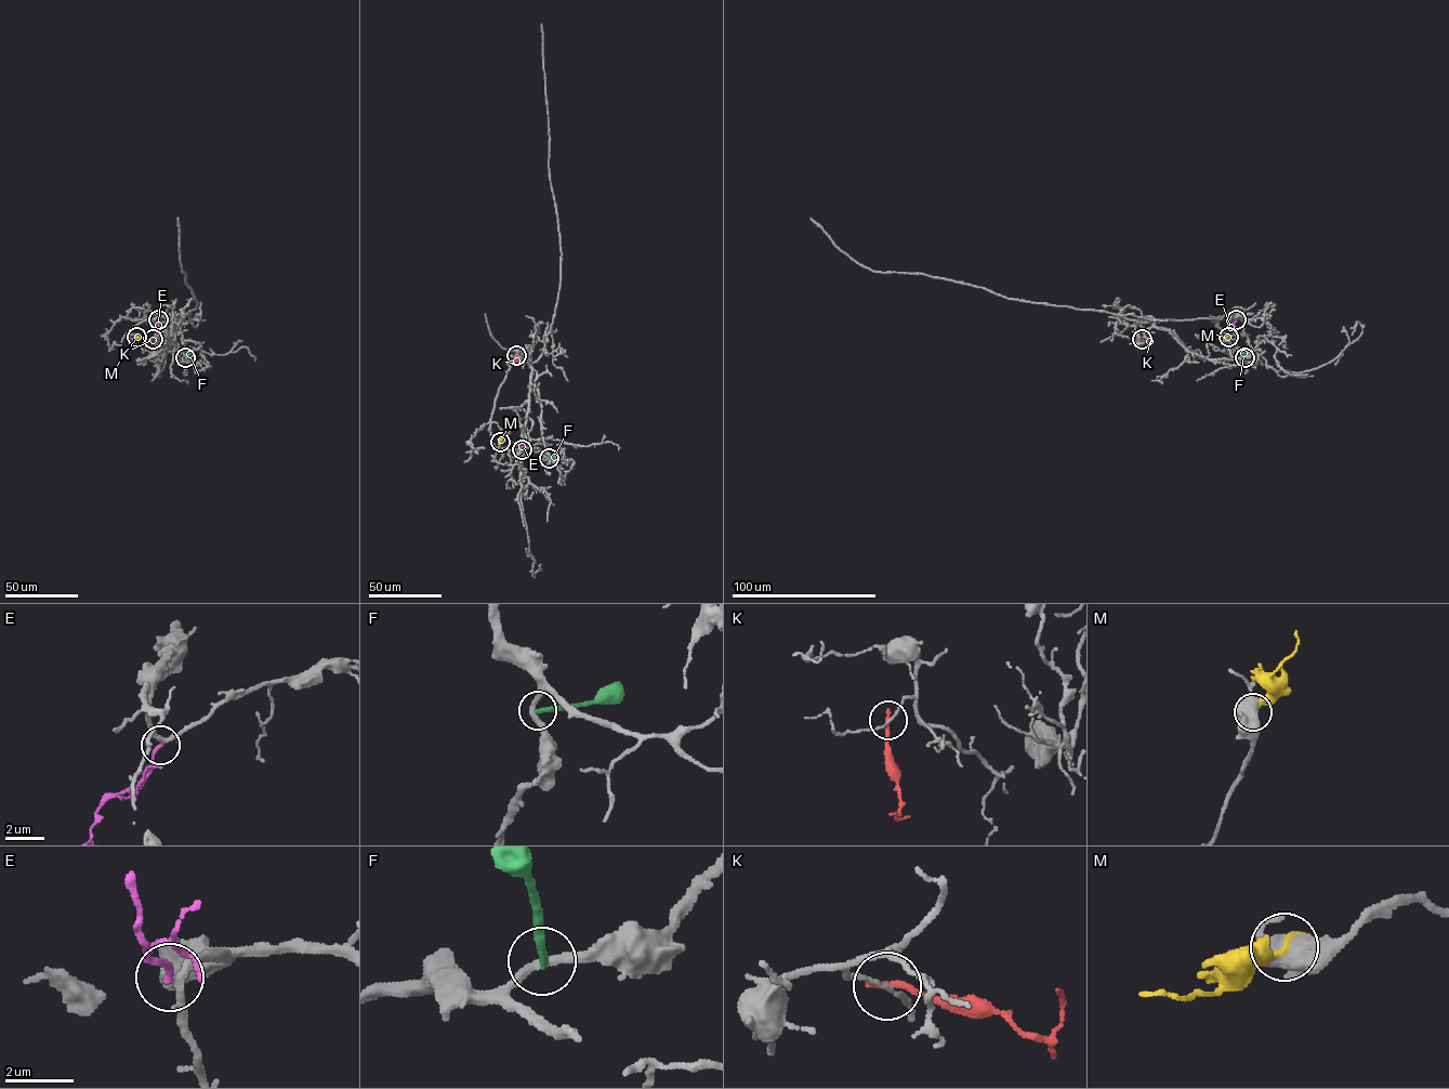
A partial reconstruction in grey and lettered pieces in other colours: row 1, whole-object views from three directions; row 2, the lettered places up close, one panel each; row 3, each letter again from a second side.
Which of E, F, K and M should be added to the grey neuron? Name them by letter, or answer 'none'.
E

